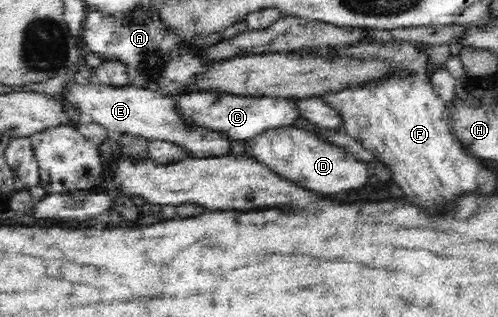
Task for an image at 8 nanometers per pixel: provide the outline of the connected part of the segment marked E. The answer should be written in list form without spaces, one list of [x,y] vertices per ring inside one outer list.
[[[69,80],[69,84],[63,88],[63,100],[69,102],[75,110],[79,110],[83,116],[91,118],[91,123],[95,122],[99,126],[106,128],[112,135],[131,135],[146,138],[147,140],[162,140],[174,142],[187,150],[186,154],[193,158],[209,158],[210,156],[225,156],[230,154],[231,141],[225,137],[221,138],[221,133],[217,134],[189,134],[189,130],[181,130],[177,126],[177,109],[173,110],[173,97],[166,97],[161,93],[154,93],[152,90],[138,89],[136,86],[121,86],[115,88],[107,86],[105,83],[96,83],[85,80],[85,84],[77,84],[77,80]]]

